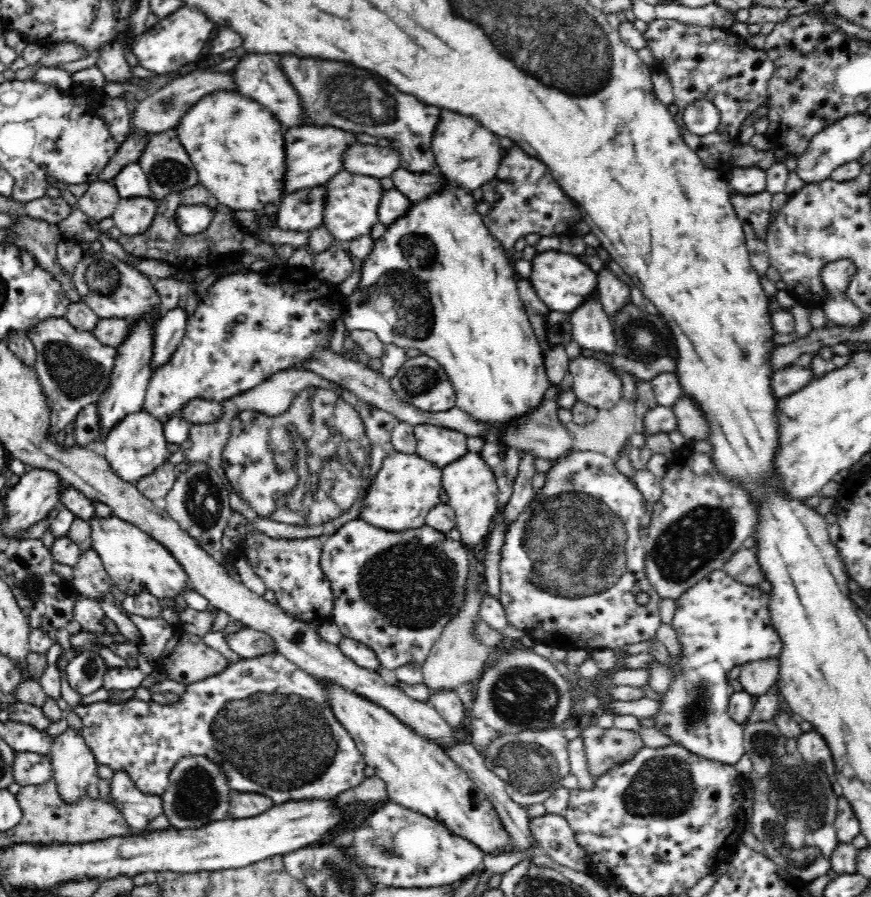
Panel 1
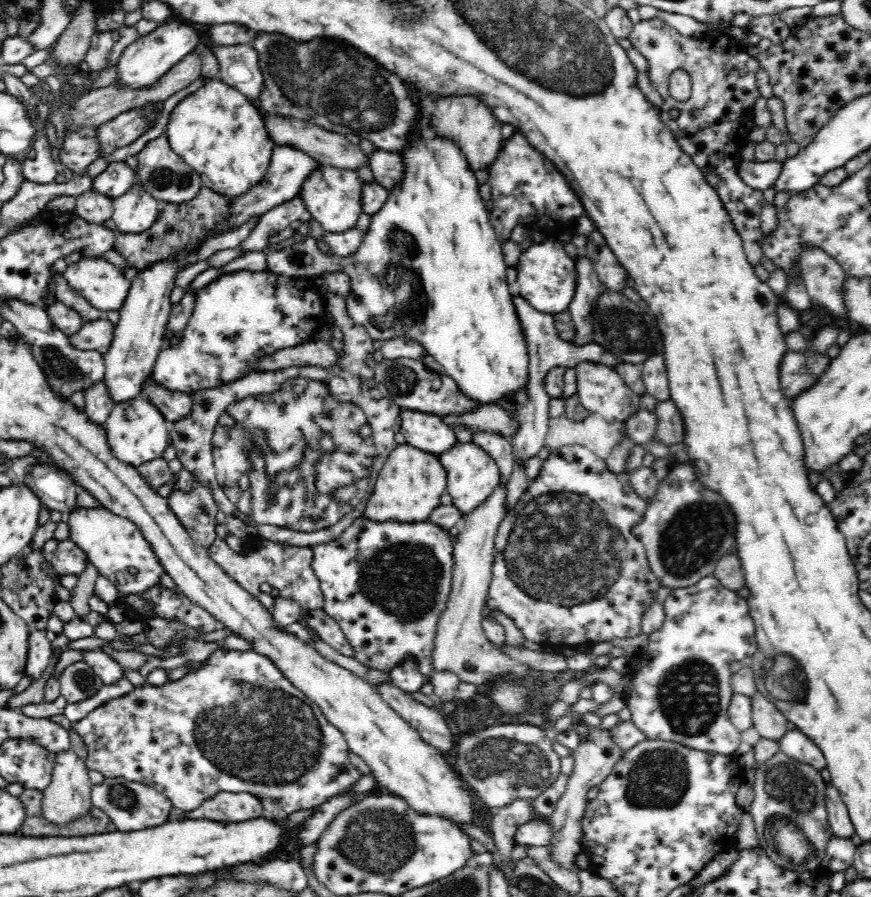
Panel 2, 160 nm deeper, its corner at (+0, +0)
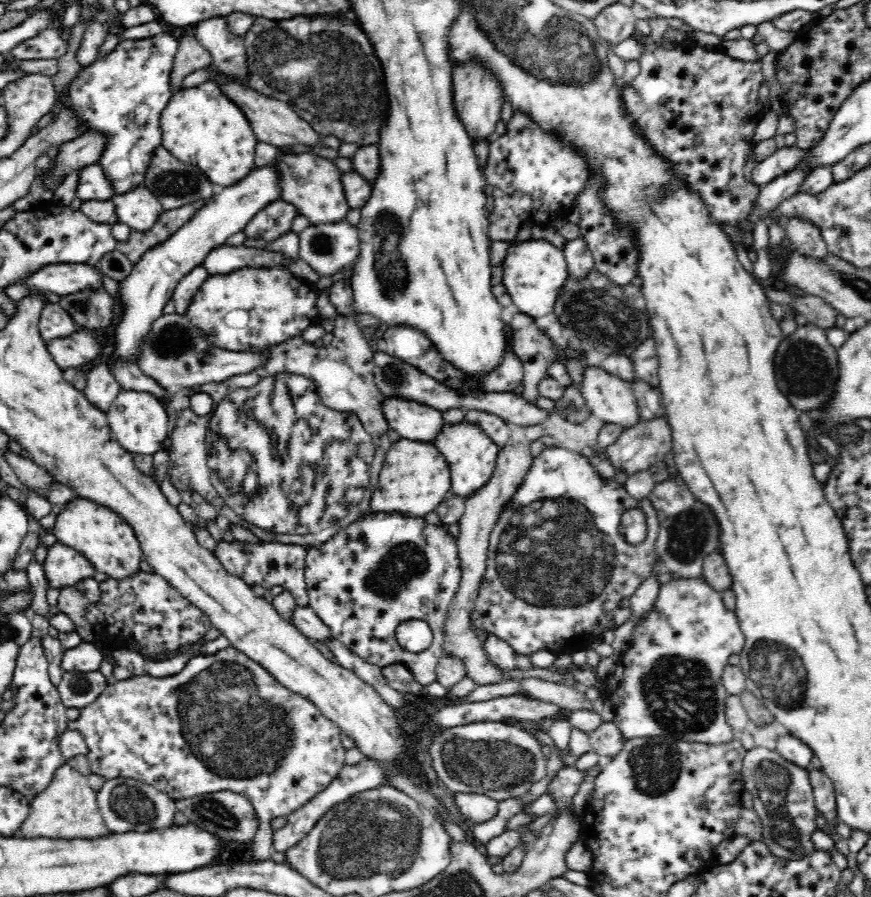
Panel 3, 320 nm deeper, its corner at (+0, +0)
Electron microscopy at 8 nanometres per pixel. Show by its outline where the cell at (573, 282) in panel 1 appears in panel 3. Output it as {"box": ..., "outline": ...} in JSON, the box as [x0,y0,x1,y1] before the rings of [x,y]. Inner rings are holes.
{"box":[500,238,569,319],"outline":[[[532,238],[520,242],[514,240],[510,243],[500,267],[502,268],[501,282],[511,296],[514,306],[520,313],[534,319],[550,314],[556,303],[556,296],[560,296],[558,292],[569,274],[562,250],[558,250],[546,240]]]}

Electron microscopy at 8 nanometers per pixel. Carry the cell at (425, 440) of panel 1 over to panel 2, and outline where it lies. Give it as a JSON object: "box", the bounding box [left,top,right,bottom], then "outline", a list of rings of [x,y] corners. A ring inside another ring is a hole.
{"box":[400,407,456,455],"outline":[[[400,407],[400,430],[410,446],[440,455],[452,448],[456,436],[440,415]]]}

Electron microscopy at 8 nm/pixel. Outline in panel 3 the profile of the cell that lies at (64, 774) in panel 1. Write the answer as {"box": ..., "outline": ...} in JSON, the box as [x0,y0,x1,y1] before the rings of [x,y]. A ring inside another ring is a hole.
{"box":[12,762,113,841],"outline":[[[66,762],[56,770],[51,783],[29,800],[29,812],[12,836],[69,841],[77,838],[100,838],[112,833],[113,830],[105,823],[98,806],[97,792],[88,785],[88,777],[72,769]]]}

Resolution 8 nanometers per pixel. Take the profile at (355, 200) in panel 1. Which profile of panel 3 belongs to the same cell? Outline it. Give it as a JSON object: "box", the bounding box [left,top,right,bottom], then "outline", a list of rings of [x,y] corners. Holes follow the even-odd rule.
{"box":[273,152,350,224],"outline":[[[286,152],[274,158],[273,166],[280,178],[280,200],[293,204],[296,212],[302,214],[310,223],[328,224],[346,218],[350,207],[346,203],[342,189],[341,172],[334,161],[318,157],[312,153]]]}

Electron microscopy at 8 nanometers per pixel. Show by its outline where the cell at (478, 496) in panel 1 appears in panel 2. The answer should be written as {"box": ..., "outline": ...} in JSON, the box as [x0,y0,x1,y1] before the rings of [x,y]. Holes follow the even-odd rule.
{"box":[438,440,501,514],"outline":[[[456,440],[452,448],[444,450],[438,457],[447,472],[448,494],[452,496],[453,505],[463,514],[485,502],[501,480],[498,463],[472,440],[468,442]]]}

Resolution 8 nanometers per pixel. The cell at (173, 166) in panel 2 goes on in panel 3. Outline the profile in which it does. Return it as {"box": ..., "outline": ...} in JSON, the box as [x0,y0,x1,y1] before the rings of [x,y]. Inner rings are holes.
{"box":[143,146,217,210],"outline":[[[162,146],[156,148],[151,161],[143,186],[154,194],[164,210],[172,210],[200,199],[206,200],[217,190],[216,186],[210,182],[210,179],[200,168],[181,162]]]}

